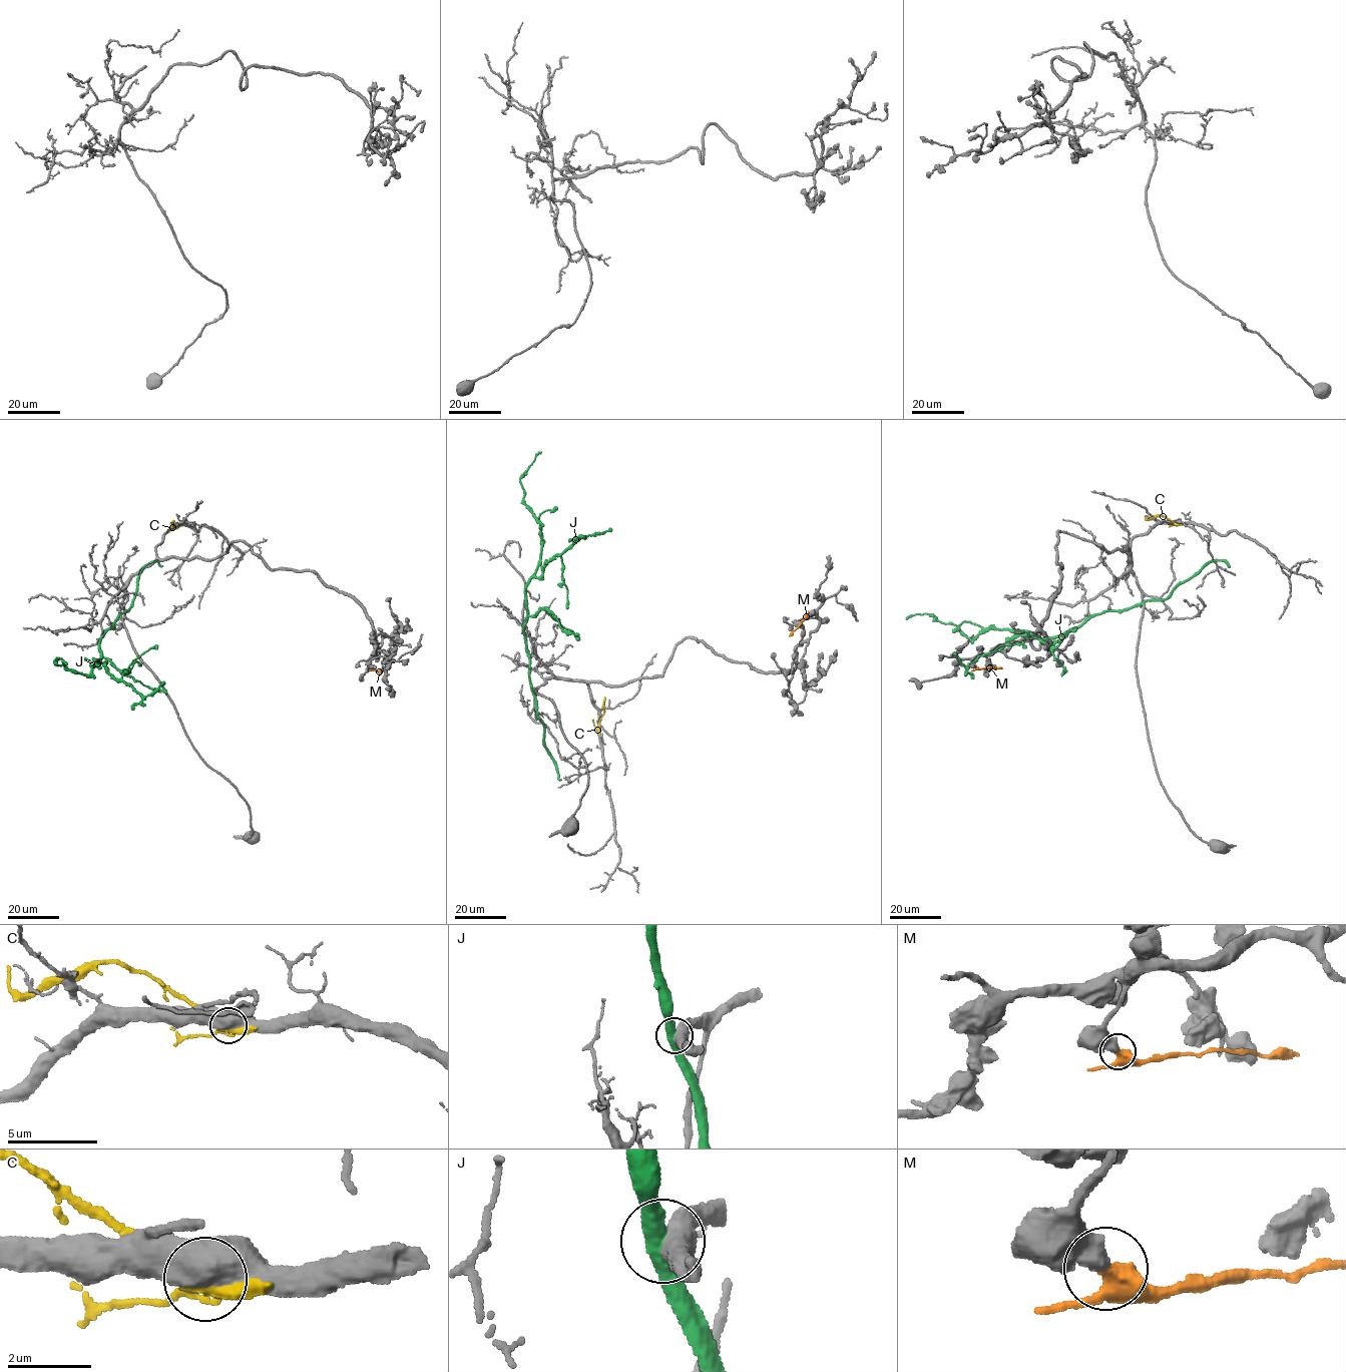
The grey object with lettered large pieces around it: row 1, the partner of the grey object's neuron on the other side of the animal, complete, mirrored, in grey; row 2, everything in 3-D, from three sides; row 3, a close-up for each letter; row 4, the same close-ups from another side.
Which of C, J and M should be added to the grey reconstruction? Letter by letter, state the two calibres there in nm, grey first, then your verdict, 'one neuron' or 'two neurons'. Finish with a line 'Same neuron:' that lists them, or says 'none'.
C: 800/400 nm | two neurons
J: 550/500 nm | two neurons
M: 550/400 nm | two neurons
Same neuron: none

